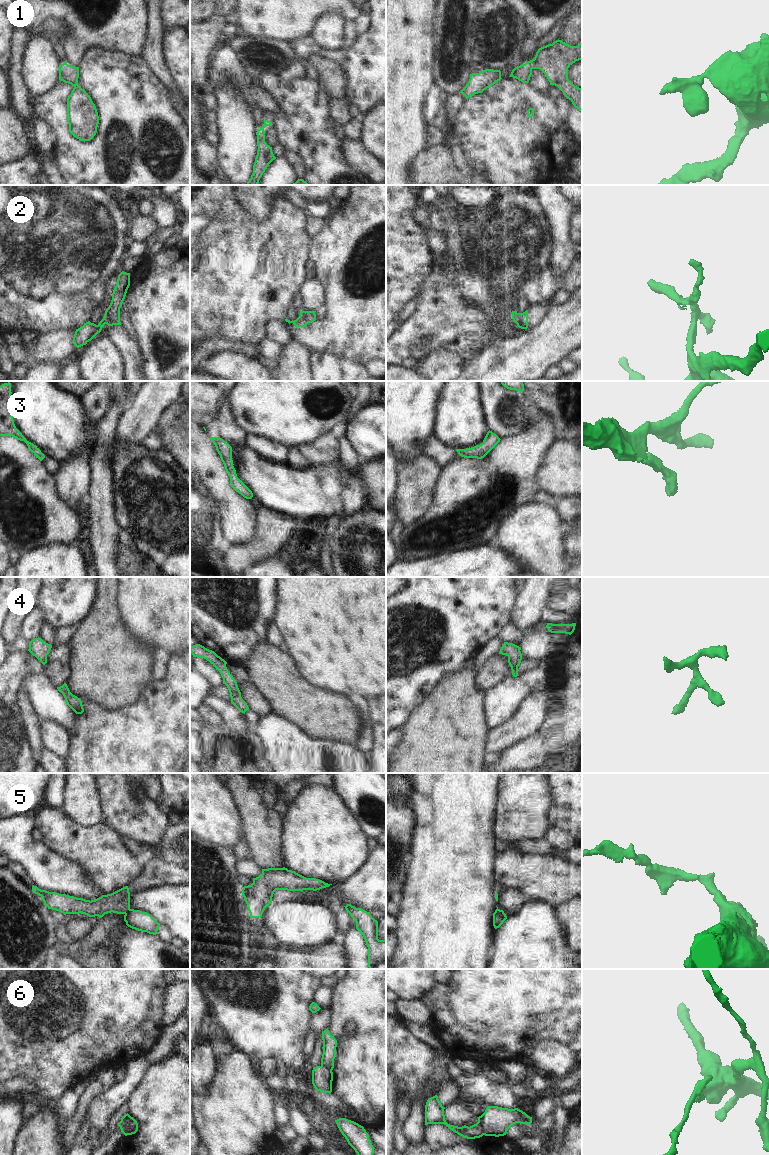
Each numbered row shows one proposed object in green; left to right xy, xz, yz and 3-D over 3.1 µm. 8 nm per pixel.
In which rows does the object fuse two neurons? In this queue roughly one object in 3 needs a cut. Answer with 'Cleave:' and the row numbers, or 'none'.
Cleave: 2, 5, 6

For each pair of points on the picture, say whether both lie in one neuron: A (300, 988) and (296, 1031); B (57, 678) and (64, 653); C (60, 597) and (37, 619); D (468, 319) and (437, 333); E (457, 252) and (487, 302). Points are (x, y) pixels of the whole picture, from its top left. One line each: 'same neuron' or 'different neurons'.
A: same neuron
B: same neuron
C: different neurons
D: same neuron
E: same neuron

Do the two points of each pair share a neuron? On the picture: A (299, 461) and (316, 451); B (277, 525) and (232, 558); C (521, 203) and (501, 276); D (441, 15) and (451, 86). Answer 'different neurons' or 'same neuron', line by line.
A: different neurons
B: same neuron
C: same neuron
D: same neuron

